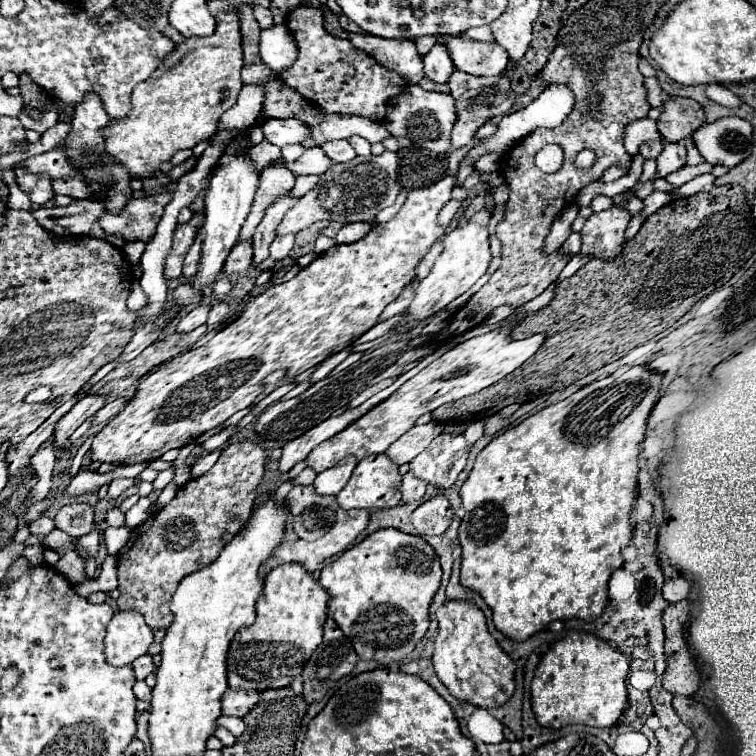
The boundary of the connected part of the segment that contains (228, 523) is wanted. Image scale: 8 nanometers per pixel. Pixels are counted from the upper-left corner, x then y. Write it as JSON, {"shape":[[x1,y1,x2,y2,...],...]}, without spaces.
{"shape":[[229,443,205,475,189,479,179,487,171,503,135,527,127,545,117,555,117,589,121,591,117,607,141,613,151,629,167,629,173,623,169,601,179,581,217,559,227,543,225,537,233,535,249,519,265,463,265,449,257,443]]}

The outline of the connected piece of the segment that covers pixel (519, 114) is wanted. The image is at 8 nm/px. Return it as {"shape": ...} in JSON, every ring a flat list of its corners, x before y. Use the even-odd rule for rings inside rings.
{"shape":[[551,83,551,85,547,85,535,101,531,101,529,105,525,105,523,109,519,109,519,111,515,111,515,113,511,113,511,115,505,115,505,117,501,119,499,127,497,127,497,133,495,133,493,137,489,137,487,141,483,141,481,145,475,145,463,161,465,161,465,163,475,163,475,161,477,161,481,155,485,155,485,153,503,155,503,153,507,151,507,147,517,145,517,143,519,143,525,135,529,135,533,129,561,125,563,117,567,117,567,115,569,115,569,109,573,109,573,101,575,101,573,93,571,93,563,83]]}

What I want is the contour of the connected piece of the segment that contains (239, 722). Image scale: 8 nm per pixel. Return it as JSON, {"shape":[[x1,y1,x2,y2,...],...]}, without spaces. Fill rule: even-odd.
{"shape":[[221,715,221,717,217,719,217,725,229,729,235,737,239,737,239,735,245,731,245,723,243,723,243,719,239,719,239,717,225,717,225,715]]}

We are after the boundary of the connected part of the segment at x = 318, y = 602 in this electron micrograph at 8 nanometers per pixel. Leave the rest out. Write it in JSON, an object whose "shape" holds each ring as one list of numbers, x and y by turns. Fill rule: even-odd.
{"shape":[[279,565,265,577,261,597,255,603,257,619,251,627,235,635,227,653,231,689,281,689,289,687,301,675,311,653,323,639,329,595,319,587,313,575,305,573,301,565]]}

